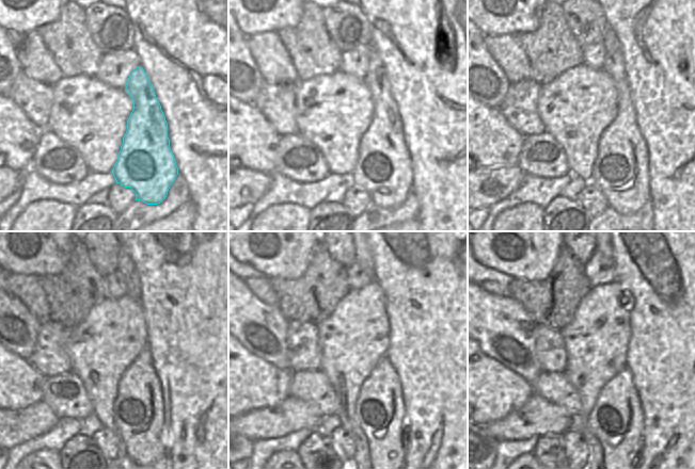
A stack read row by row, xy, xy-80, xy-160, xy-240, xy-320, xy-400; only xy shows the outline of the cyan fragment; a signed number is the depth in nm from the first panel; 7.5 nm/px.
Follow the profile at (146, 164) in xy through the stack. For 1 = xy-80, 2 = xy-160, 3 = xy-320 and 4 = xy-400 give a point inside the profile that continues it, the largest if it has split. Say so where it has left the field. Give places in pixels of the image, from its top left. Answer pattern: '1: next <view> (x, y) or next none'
1: next xy-80 (383, 168)
2: next xy-160 (620, 171)
3: next xy-320 (380, 411)
4: next xy-400 (617, 420)

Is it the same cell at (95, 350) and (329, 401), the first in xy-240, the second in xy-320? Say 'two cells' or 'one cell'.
two cells

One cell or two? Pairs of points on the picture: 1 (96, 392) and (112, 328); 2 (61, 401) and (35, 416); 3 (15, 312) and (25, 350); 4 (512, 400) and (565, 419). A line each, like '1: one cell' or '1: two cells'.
1: one cell
2: two cells
3: one cell
4: two cells

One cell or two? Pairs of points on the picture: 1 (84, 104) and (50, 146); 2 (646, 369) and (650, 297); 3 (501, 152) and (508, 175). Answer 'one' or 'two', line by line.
1: two
2: one
3: two

